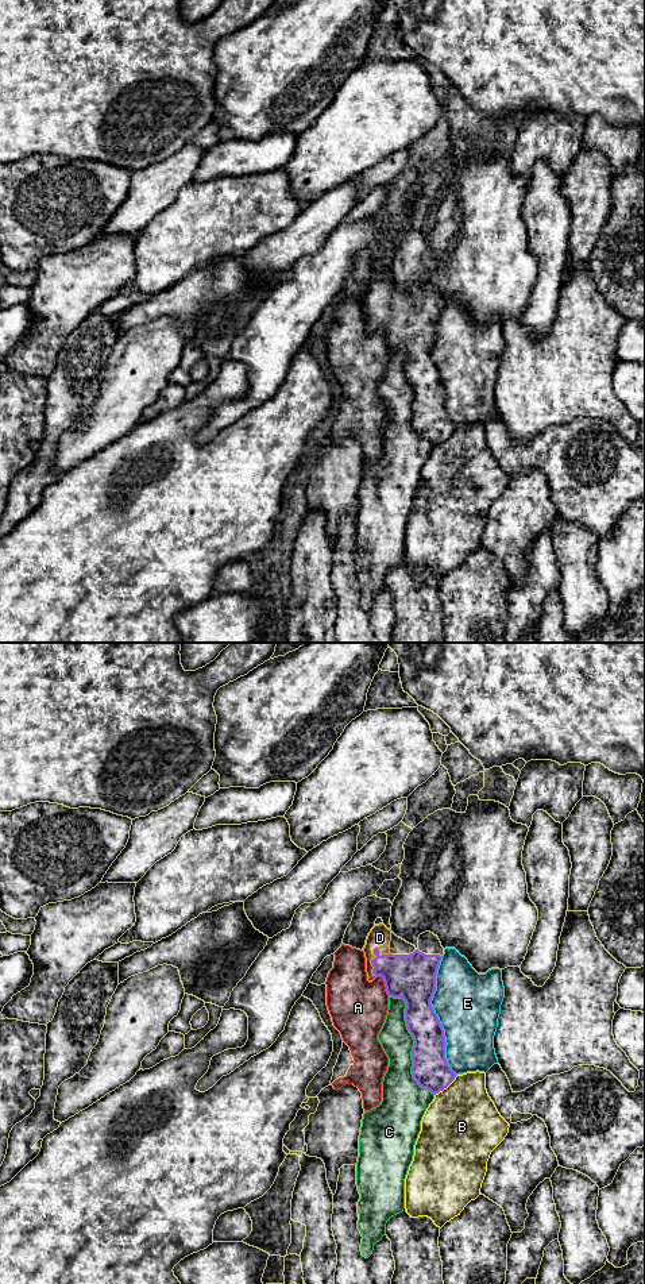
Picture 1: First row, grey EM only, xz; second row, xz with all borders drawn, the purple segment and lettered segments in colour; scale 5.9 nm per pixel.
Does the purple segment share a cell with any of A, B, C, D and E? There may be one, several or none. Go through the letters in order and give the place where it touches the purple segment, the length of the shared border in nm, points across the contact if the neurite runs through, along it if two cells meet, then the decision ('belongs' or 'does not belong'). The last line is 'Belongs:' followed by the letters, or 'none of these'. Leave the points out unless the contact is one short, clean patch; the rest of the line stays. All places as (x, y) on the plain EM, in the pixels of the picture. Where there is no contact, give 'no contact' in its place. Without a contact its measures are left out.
A: xz (385, 336) | 150 nm | does not belong
B: xz (445, 439) | 180 nm | does not belong
C: xz (414, 396) | 650 nm | does not belong
D: xz (371, 313) | 180 nm | across xz (410, 328), (379, 313), (371, 313), (379, 289) | belongs
E: xz (436, 367) | 700 nm | does not belong
Belongs: D

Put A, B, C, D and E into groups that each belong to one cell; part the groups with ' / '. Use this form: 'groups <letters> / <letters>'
groups A / B / C / D / E

